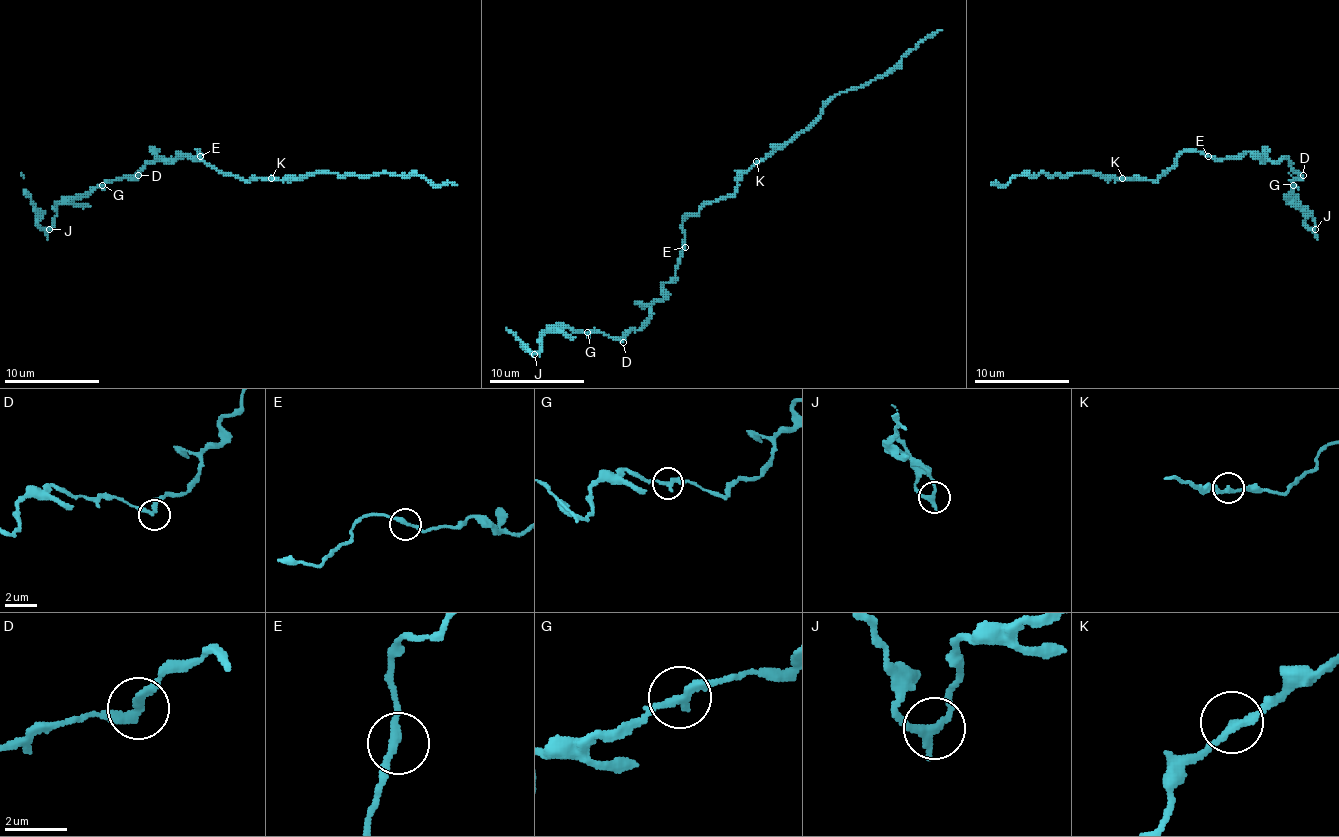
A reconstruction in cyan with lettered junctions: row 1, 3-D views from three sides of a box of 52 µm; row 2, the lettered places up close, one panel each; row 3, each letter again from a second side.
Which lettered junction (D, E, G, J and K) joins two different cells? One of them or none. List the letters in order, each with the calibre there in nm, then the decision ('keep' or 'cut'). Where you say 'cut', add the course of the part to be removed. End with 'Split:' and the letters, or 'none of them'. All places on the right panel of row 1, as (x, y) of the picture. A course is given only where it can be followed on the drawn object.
D: 260 nm thick; keep
E: 240 nm thick; keep
G: 260 nm thick; keep
J: 240 nm thick; keep
K: 240 nm thick; keep
Split: none of them

